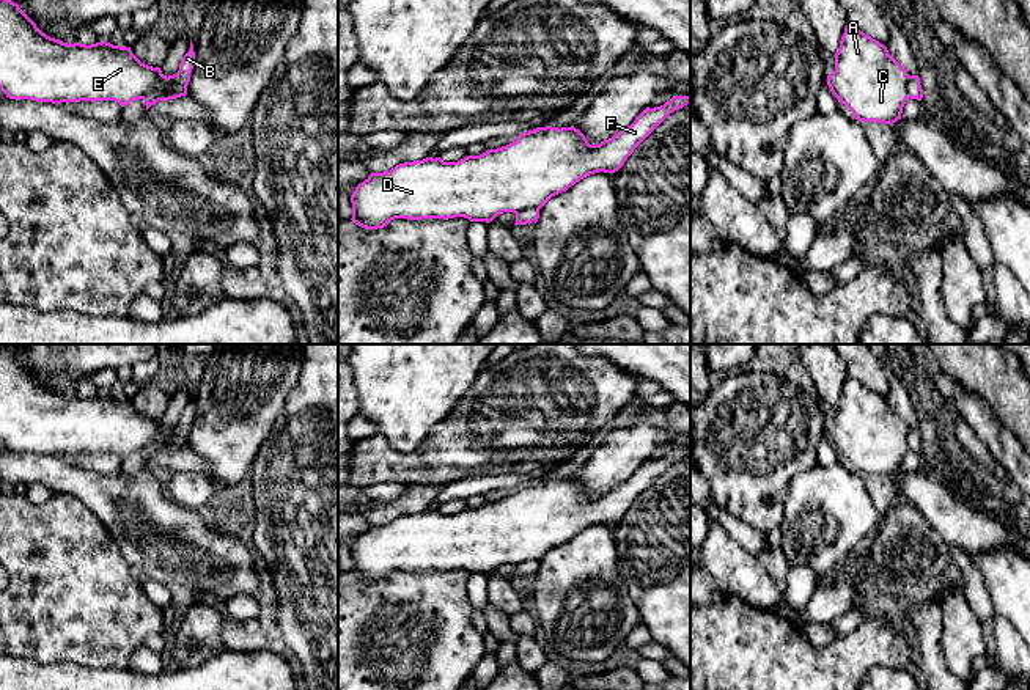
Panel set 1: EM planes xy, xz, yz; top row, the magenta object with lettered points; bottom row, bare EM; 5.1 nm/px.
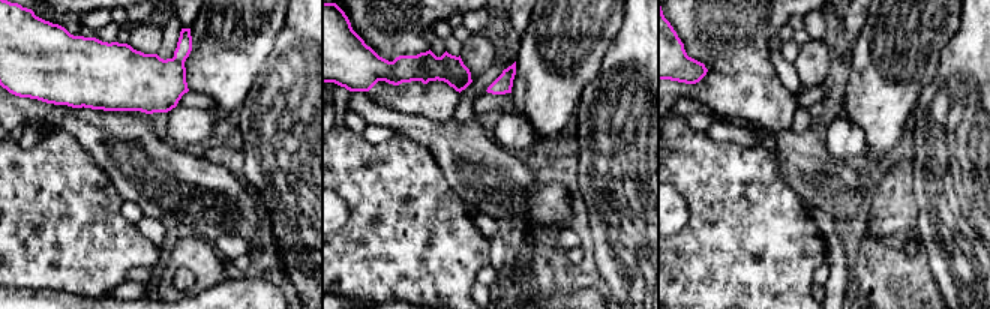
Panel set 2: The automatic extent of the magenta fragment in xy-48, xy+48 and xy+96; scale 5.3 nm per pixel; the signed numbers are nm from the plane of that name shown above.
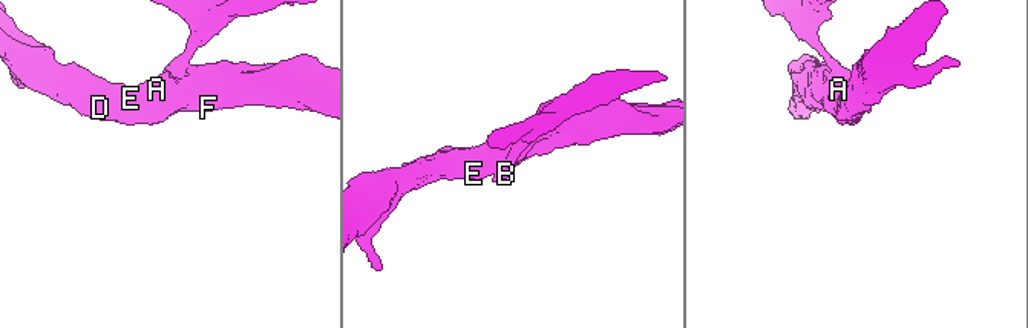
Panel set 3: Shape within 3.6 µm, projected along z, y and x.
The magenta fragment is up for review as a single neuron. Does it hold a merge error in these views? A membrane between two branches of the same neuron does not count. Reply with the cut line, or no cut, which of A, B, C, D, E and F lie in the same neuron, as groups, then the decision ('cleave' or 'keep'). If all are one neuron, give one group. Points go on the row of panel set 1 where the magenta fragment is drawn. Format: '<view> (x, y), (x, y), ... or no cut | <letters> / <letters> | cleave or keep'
xy (176, 74), (173, 91), (180, 96) | A C D E F / B | cleave

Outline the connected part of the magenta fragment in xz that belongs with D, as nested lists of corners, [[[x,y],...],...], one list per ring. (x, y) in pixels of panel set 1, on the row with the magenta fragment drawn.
[[[673,96],[660,107],[646,107],[631,126],[599,145],[590,145],[574,126],[561,129],[546,126],[521,134],[506,146],[467,156],[458,162],[426,157],[399,163],[390,171],[371,173],[351,195],[351,220],[362,228],[377,229],[395,218],[464,217],[470,222],[489,223],[503,212],[539,211],[552,196],[566,192],[580,179],[599,171],[618,171],[654,127],[687,104],[690,96]]]

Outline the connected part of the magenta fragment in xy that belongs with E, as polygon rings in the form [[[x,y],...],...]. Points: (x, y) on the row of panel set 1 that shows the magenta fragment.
[[[0,0],[0,90],[9,99],[36,102],[115,101],[121,107],[143,99],[146,110],[159,101],[176,96],[176,74],[164,75],[160,68],[142,63],[131,47],[107,41],[96,44],[68,44],[42,33],[36,24],[11,0]]]

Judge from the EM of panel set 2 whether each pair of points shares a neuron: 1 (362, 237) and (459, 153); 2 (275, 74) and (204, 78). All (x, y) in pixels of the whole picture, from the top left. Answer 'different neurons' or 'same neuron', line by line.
1: different neurons
2: different neurons

